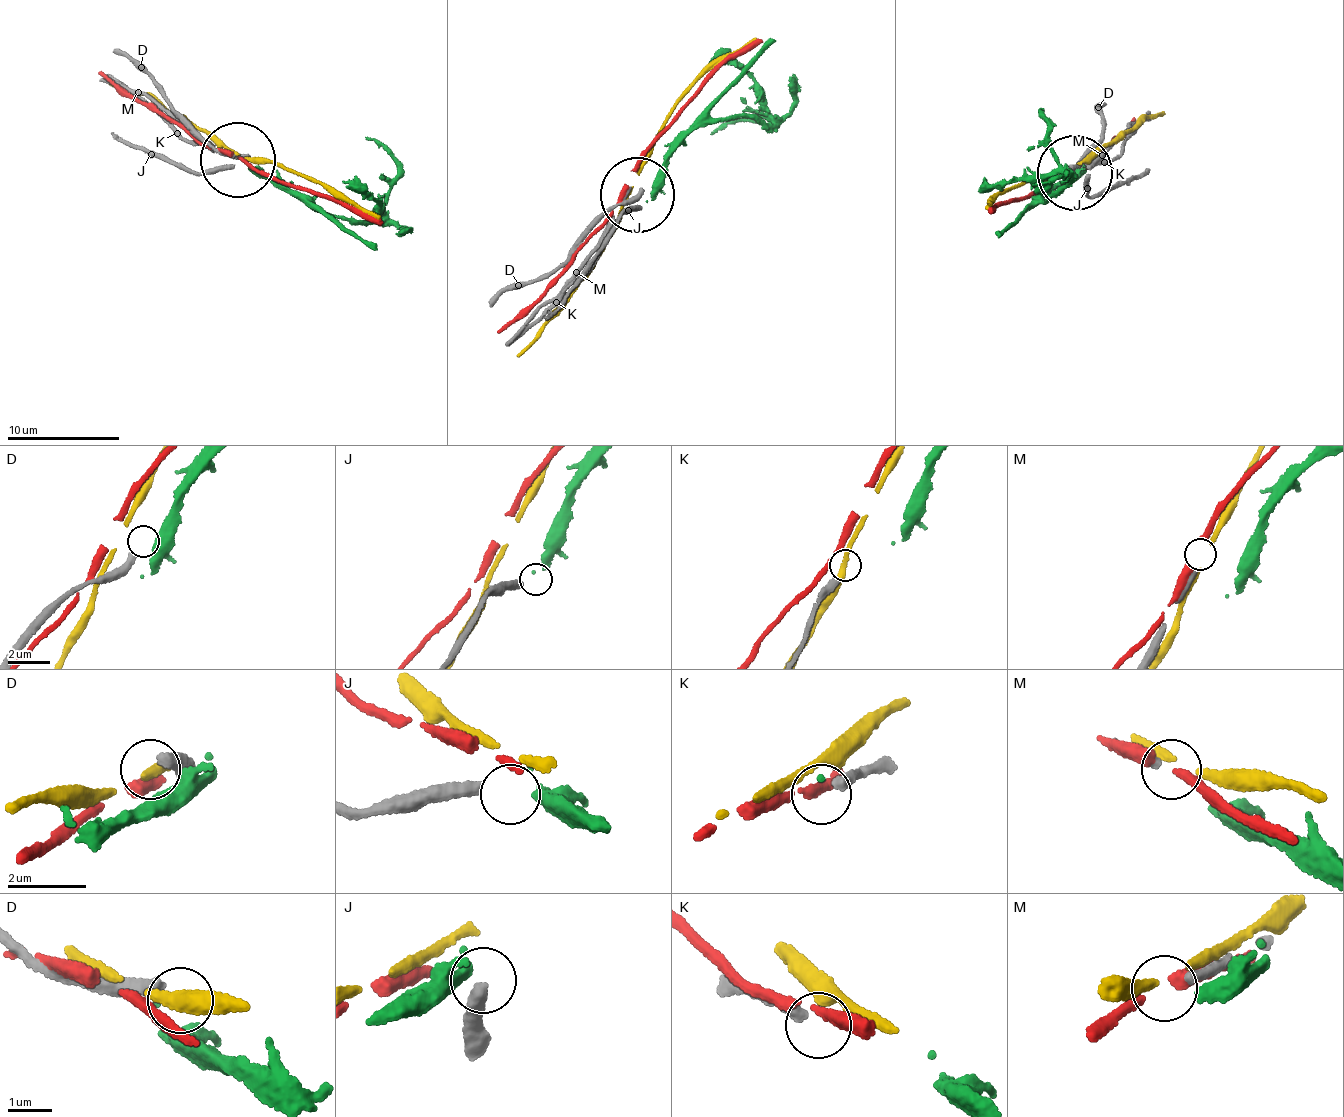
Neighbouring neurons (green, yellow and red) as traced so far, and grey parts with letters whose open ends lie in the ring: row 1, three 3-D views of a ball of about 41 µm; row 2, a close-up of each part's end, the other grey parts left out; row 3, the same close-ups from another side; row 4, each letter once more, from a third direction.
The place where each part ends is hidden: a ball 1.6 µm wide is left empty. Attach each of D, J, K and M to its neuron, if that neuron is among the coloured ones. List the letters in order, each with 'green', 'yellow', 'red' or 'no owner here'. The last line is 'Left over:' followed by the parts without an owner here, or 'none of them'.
D: no owner here
J: green
K: no owner here
M: no owner here
Left over: D, K, M

